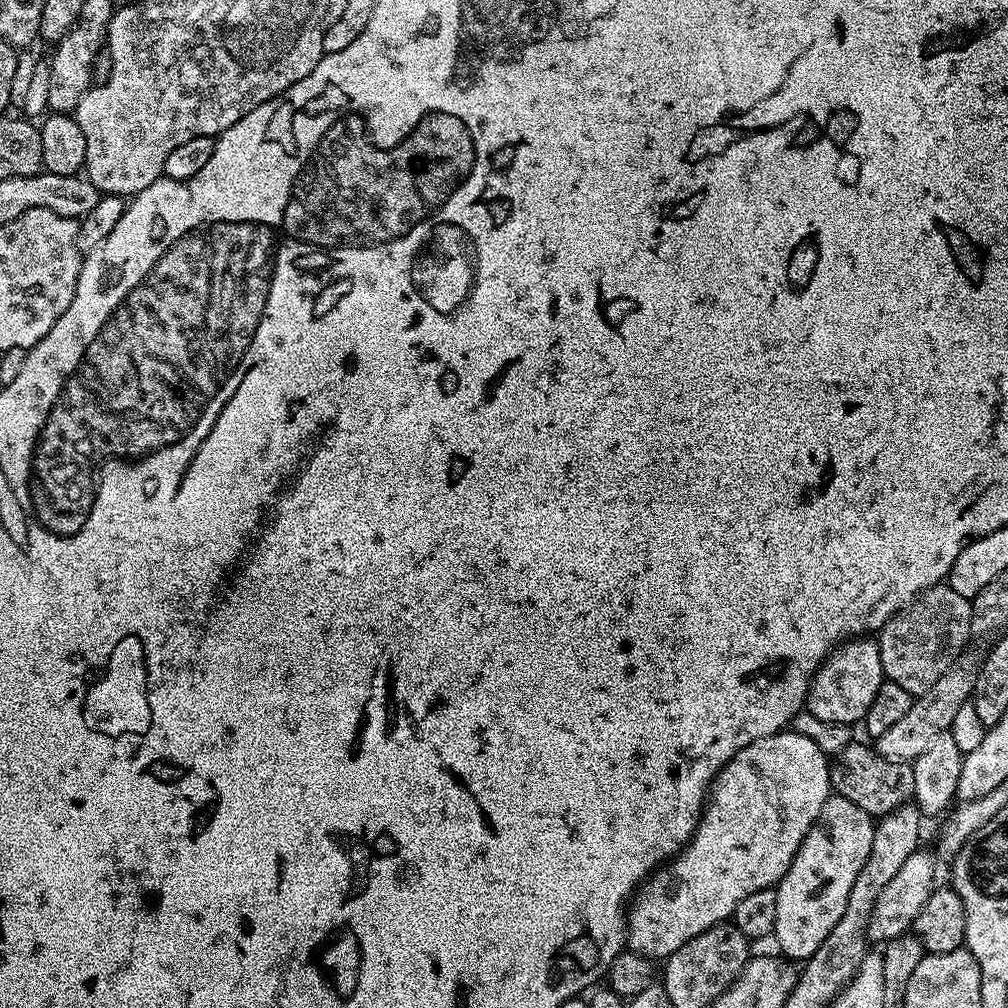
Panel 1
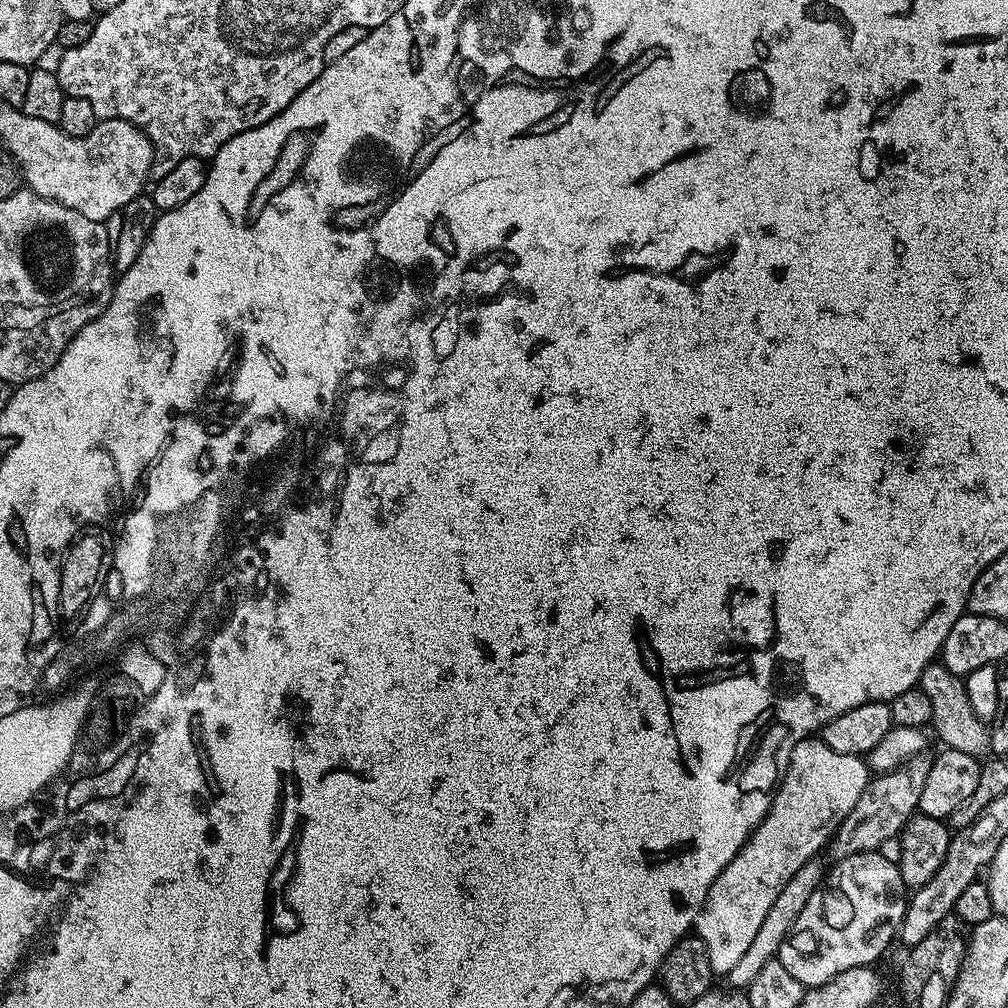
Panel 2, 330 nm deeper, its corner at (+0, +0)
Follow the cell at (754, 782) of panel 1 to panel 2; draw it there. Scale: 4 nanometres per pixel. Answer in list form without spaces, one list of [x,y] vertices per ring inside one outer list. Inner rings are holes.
[[[809,738],[794,746],[764,820],[752,829],[748,841],[718,874],[696,919],[695,935],[699,936],[702,942],[706,942],[706,954],[710,954],[710,966],[717,977],[727,977],[728,972],[738,966],[742,954],[746,954],[750,942],[754,942],[758,929],[762,927],[762,921],[766,919],[770,906],[774,906],[778,894],[782,894],[782,886],[786,886],[786,882],[790,882],[790,878],[794,878],[794,874],[798,874],[798,870],[802,870],[808,860],[820,854],[816,852],[823,848],[825,851],[846,814],[854,810],[854,802],[862,798],[862,790],[866,790],[869,779],[868,765],[861,757],[838,754],[838,750],[830,750],[830,746],[826,746],[823,739]]]

